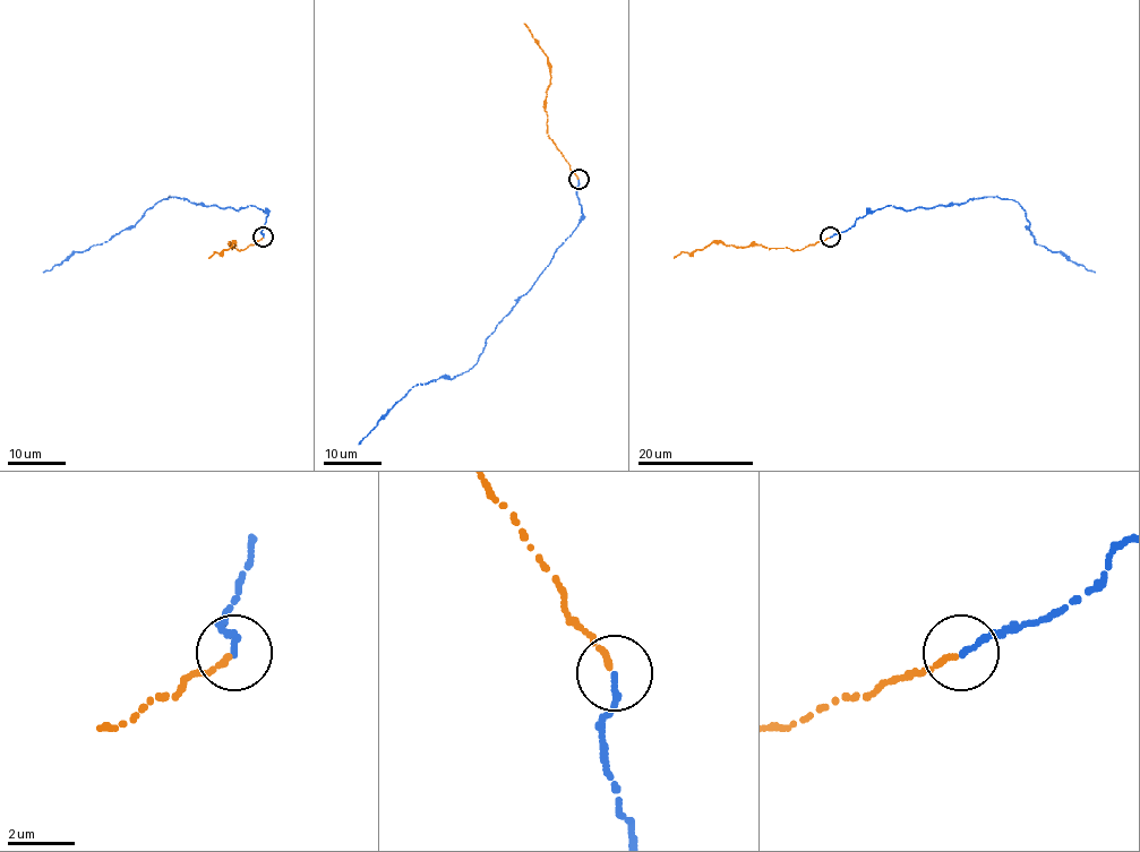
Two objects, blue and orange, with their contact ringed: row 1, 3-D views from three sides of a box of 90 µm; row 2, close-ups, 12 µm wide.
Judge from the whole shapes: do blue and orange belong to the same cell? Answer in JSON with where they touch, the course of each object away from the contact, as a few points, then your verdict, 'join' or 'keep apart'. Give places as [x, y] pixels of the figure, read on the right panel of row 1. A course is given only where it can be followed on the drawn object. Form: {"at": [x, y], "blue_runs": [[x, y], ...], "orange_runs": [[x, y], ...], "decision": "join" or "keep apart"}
{"at": [830, 237], "blue_runs": [[830, 237], [890, 205], [908, 211], [987, 196], [1012, 199], [1023, 209], [1036, 243], [1061, 251], [1095, 272]], "orange_runs": [[829, 238], [802, 250], [711, 242], [702, 250], [682, 251], [674, 258]], "decision": "join"}

